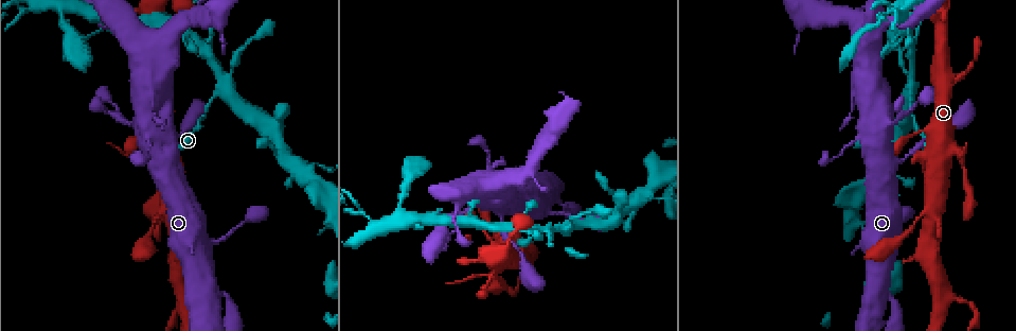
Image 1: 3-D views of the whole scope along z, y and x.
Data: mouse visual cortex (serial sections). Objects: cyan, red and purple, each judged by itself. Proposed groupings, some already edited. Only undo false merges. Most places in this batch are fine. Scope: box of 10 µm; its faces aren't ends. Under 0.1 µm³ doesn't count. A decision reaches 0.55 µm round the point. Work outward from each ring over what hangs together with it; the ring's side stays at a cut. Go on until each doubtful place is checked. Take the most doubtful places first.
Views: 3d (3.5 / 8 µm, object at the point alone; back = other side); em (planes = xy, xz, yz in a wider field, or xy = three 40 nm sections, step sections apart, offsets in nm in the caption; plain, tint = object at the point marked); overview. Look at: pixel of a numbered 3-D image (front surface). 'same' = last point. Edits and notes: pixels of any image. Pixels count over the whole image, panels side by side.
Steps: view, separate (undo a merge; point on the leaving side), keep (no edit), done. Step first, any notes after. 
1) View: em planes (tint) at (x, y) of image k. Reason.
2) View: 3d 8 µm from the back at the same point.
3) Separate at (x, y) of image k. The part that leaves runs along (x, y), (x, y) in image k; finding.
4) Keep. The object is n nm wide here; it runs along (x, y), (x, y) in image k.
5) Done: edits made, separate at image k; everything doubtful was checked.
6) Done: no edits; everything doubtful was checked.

View: 3d 3.5 µm at (909, 93) of image 1. Sharp bend.

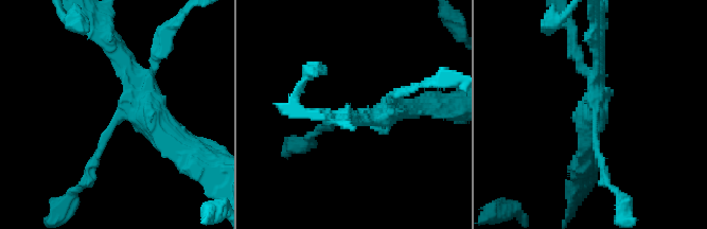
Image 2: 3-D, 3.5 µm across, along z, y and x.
View: em xy step 2 (tint) at (133, 111) of image 2. Now the EM.

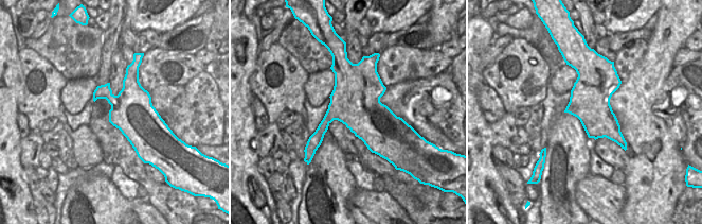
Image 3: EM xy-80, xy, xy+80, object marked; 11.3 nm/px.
Keep. It runs along (604, 166), (596, 150), (599, 49) in image 2; continuous, no second cell.

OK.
View: 3d 3.5 µm at (208, 54) of image 1. Two arms in line, one across.

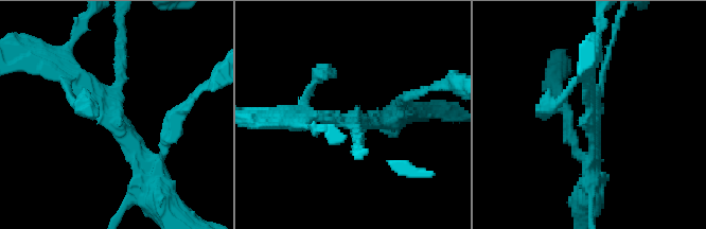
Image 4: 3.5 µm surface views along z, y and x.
View: em xy step 3 (tint) at (352, 122) of image 4. 3 arms meet here; the arms are 150, 150, 200 nm wide.

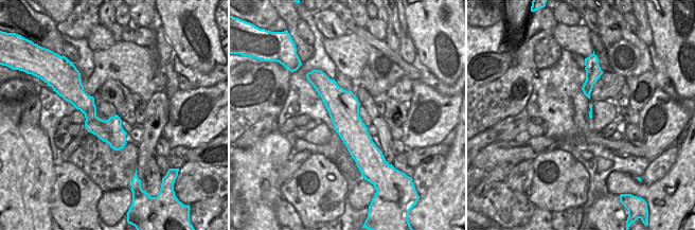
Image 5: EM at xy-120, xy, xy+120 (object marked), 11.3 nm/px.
Keep. It runs along (149, 179), (137, 143), (58, 72) in image 4; one cell here.

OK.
View: 3d 8 µm at (910, 32) of image 1. Three arms meet.

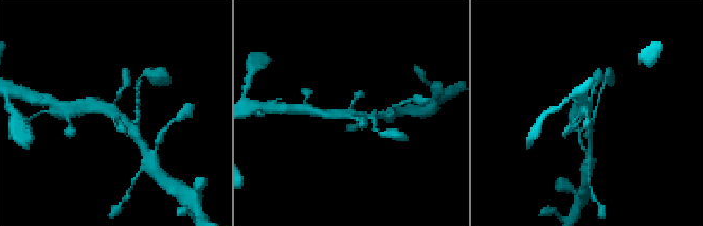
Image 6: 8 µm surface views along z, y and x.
View: em xy step 5 (tint) at the same point.

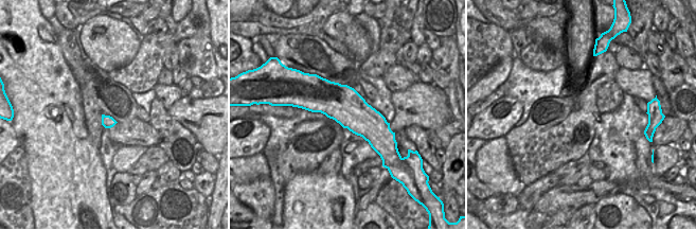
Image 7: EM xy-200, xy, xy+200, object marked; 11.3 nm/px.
Keep. It runs along (140, 140), (118, 116), (88, 107) in image 6; one cell here.

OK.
Done: no edits; everything doubtful was checked.

